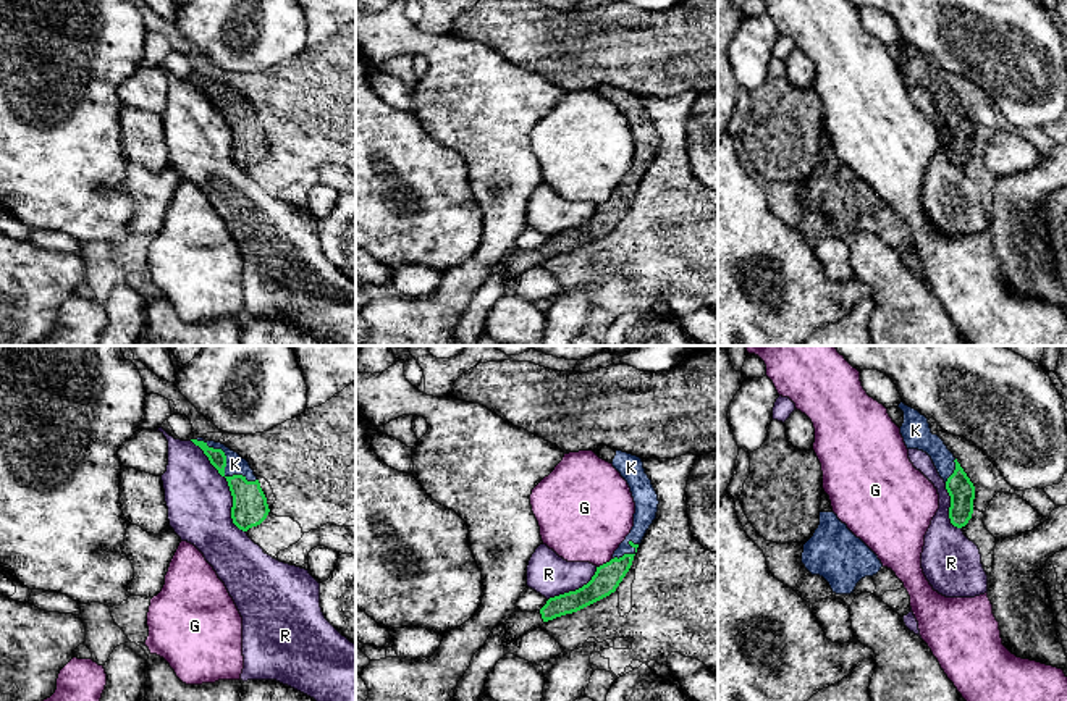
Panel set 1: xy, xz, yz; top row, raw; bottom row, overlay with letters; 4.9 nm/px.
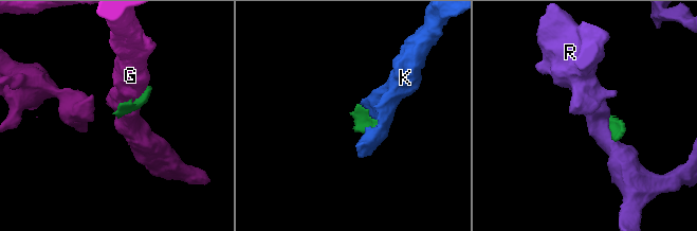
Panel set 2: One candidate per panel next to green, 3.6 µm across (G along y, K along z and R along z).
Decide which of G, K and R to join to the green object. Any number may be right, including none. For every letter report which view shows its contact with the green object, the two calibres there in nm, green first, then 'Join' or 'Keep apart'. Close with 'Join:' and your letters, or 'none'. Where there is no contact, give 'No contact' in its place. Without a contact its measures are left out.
G: Touches green in xz. Thickness 140 nm (green) against 440 nm. Keep apart
K: Touches green in xy. Thickness 180 nm (green) against 100 nm. Join
R: Touches green in xy. Thickness 180 nm (green) against 320 nm. Keep apart
Join: K

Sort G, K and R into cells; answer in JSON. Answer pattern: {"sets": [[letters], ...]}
{"sets": [["G"], ["K"], ["R"]]}

